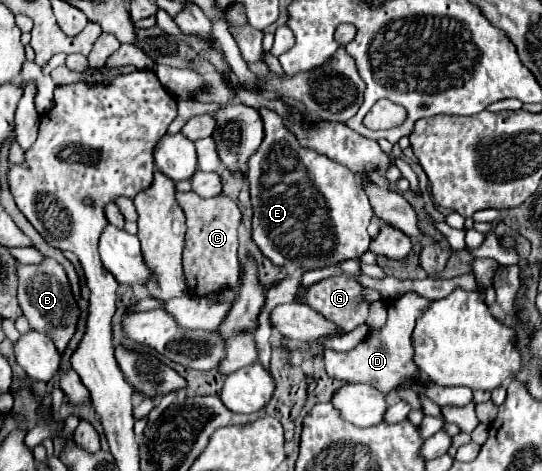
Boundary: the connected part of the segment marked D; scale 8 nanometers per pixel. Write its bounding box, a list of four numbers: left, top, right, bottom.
[324,293,432,395]

